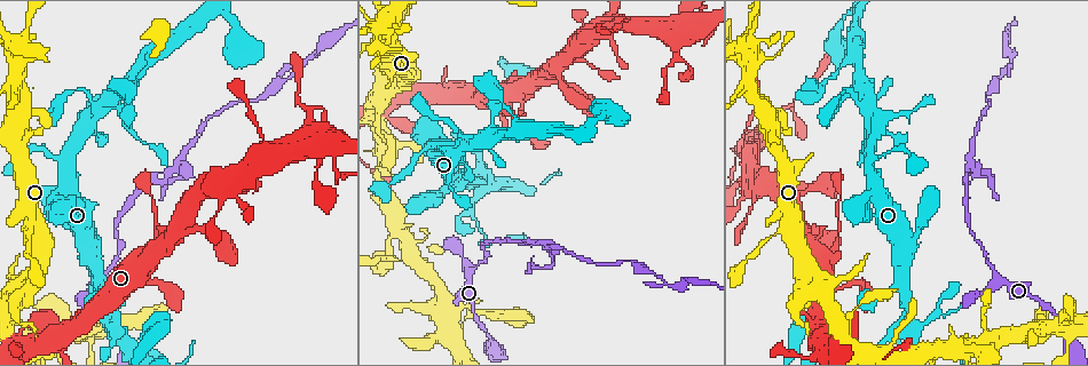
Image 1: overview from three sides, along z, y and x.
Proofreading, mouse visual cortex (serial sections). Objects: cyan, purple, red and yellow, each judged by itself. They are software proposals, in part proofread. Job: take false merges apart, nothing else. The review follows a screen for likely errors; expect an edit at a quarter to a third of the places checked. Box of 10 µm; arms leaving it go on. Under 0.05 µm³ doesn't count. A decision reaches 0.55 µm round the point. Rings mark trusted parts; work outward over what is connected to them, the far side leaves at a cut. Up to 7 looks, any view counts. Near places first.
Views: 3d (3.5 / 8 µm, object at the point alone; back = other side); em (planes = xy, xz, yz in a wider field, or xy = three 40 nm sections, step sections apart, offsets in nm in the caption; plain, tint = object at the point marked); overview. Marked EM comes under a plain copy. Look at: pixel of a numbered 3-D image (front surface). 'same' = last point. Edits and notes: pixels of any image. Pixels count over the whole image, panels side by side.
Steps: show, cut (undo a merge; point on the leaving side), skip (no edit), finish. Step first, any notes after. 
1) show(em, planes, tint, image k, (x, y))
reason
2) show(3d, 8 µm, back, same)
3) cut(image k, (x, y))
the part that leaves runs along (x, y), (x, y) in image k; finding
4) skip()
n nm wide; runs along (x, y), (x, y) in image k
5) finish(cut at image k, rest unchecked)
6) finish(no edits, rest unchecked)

show(3d, 8 µm, image 1, (826, 248))
a fork

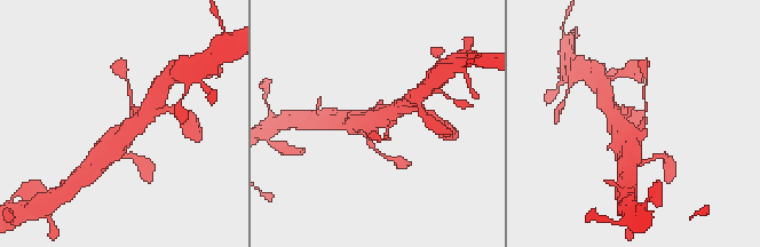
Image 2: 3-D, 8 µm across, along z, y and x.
show(3d, 3.5 µm, same)
zoom in

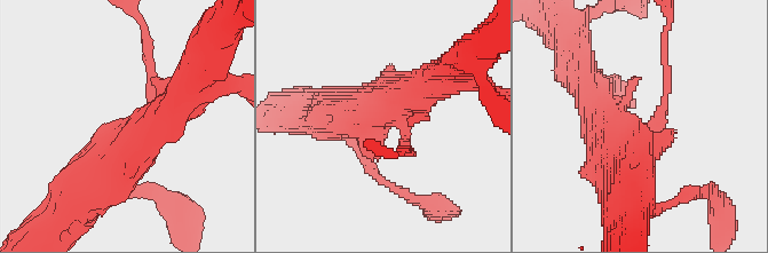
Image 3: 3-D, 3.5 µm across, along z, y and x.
skip()
one cell here

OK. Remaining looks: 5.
show(3d, 8 µm, image 1, (543, 245))
sharp bend

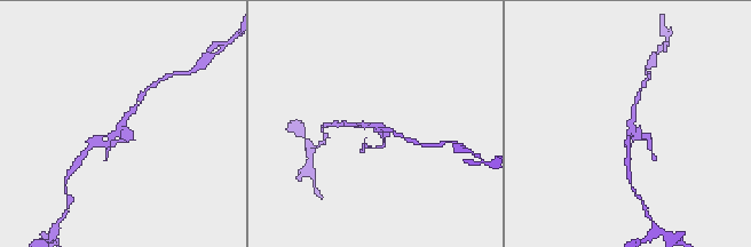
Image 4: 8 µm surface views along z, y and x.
show(3d, 3.5 µm, same)

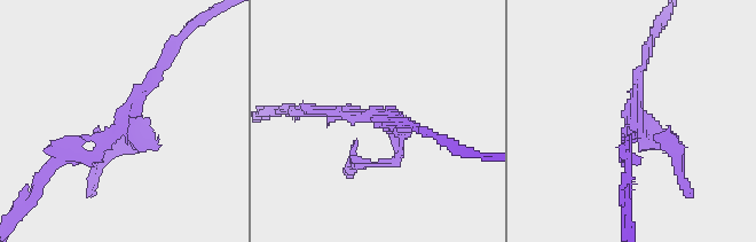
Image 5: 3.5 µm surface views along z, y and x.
show(em, planes, tint, image 5, (121, 123))

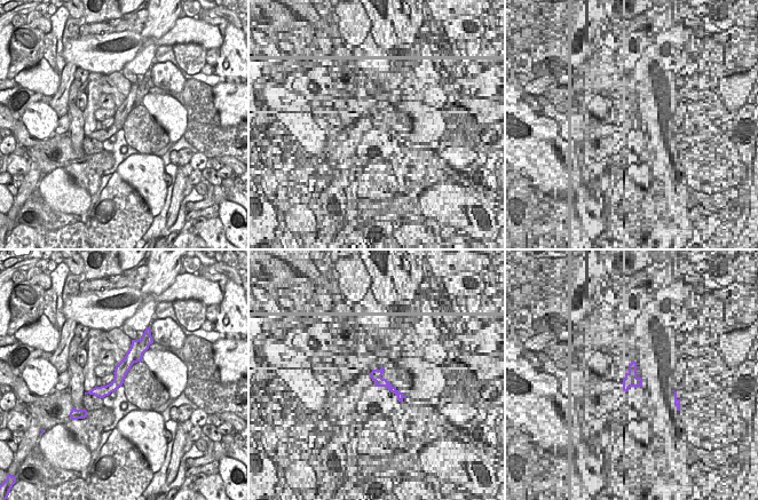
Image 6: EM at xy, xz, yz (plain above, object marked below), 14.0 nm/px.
cut(image 5, (664, 147))
190 nm wide; the part that leaves runs along (639, 132), (678, 142), (680, 178) in image 5; two cells meet here

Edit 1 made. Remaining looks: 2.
finish(cut at image 5, rest unchecked)

